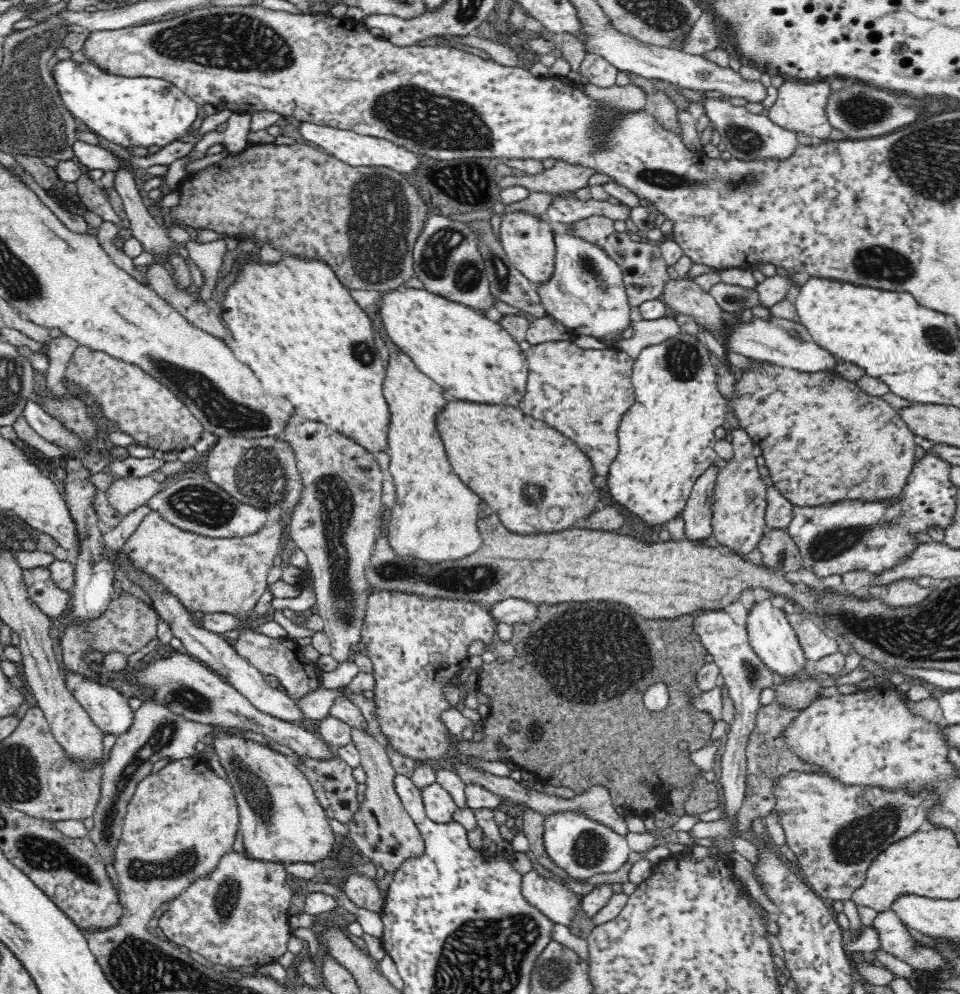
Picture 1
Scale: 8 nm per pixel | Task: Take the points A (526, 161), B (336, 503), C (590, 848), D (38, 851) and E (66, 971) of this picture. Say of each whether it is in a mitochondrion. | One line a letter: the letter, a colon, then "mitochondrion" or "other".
A: other
B: mitochondrion
C: mitochondrion
D: mitochondrion
E: other

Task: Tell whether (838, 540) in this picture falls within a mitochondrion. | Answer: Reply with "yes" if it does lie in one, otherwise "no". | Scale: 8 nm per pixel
yes

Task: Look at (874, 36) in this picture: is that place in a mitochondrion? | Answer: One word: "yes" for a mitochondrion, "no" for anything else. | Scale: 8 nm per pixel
no

